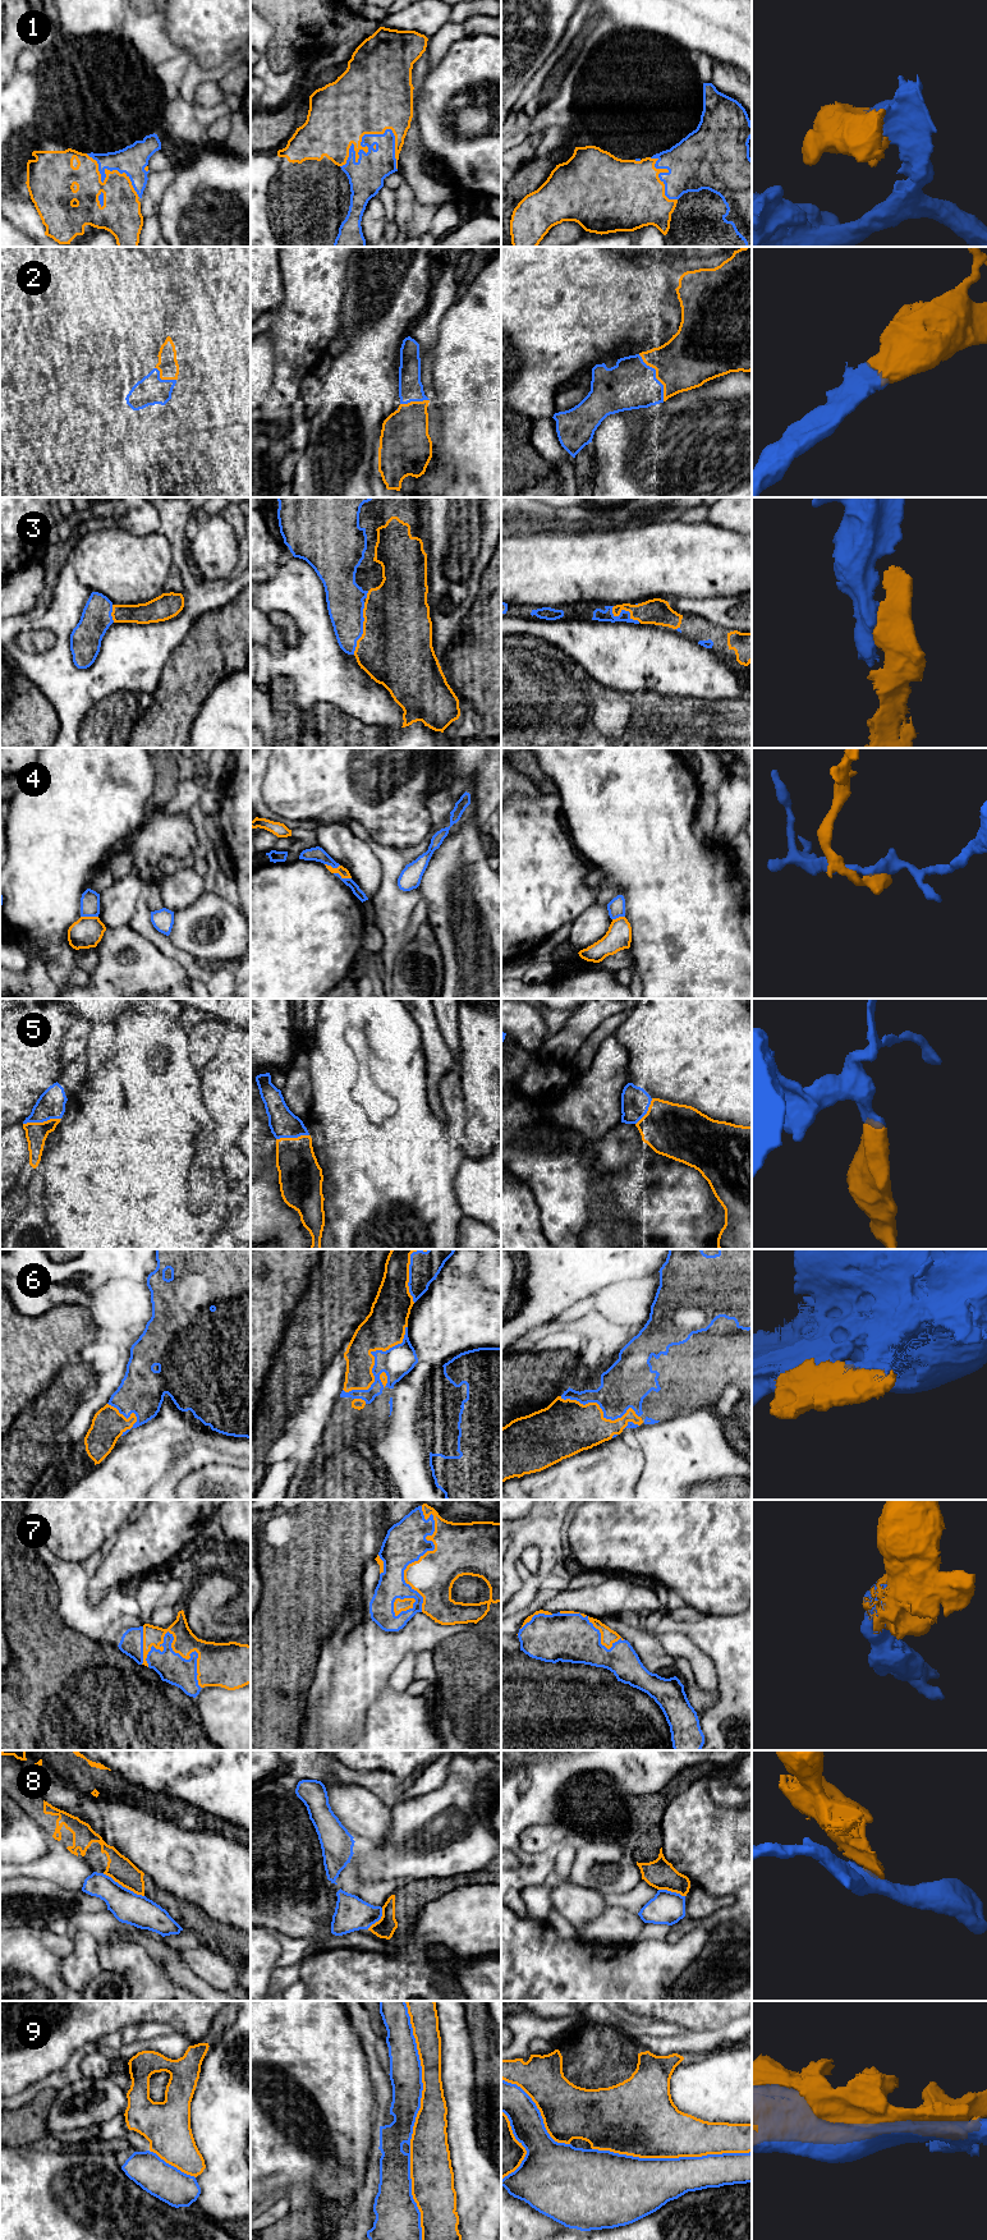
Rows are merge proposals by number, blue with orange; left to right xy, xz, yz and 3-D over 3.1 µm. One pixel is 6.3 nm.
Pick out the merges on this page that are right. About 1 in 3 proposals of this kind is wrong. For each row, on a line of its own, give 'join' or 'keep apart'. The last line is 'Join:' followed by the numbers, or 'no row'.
1: join
2: join
3: join
4: keep apart
5: join
6: join
7: join
8: keep apart
9: keep apart
Join: 1, 2, 3, 5, 6, 7

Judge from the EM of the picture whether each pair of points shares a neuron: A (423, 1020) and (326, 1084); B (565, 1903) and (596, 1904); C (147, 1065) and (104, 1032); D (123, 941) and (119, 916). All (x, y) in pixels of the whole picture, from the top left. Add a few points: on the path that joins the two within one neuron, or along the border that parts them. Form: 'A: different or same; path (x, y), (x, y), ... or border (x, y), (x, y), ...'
A: different; border (408, 1011), (419, 1031), (421, 1046), (425, 1054)
B: same; path (573, 1903), (588, 1904)
C: different; border (114, 1022), (113, 1052), (101, 1068)
D: different; border (127, 925), (106, 928)

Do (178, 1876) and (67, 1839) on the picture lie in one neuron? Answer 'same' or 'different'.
different

